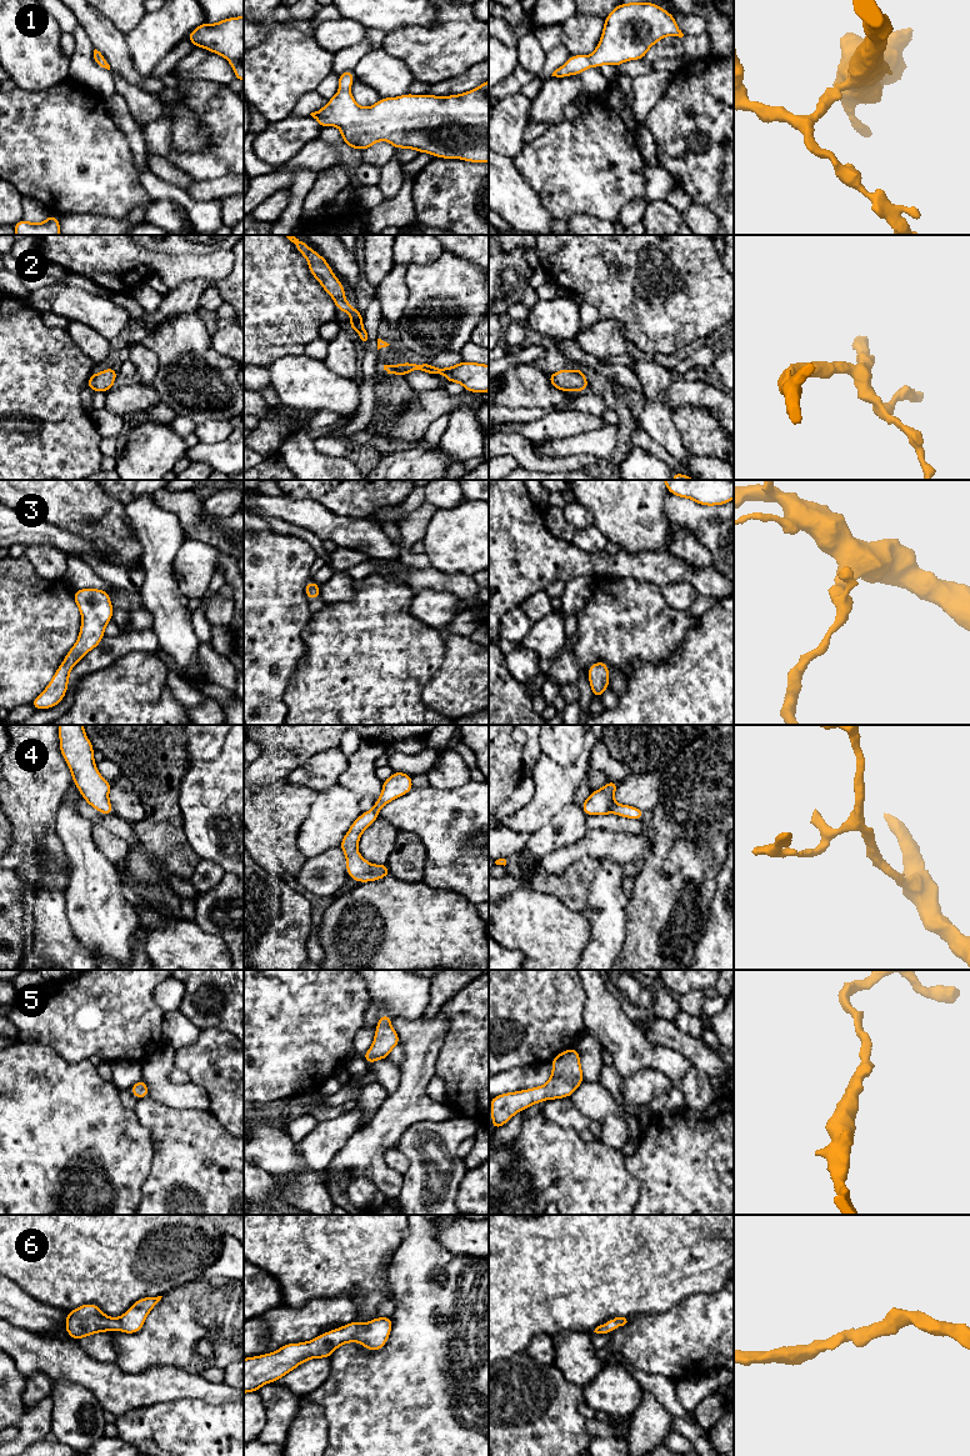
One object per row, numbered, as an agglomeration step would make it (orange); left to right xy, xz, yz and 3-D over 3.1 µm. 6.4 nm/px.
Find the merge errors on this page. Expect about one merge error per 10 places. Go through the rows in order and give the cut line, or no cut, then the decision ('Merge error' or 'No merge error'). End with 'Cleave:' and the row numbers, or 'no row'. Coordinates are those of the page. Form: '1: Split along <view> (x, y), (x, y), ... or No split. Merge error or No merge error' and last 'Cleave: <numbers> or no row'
1: No split. No merge error
2: No split. No merge error
3: No split. No merge error
4: No split. No merge error
5: No split. No merge error
6: No split. No merge error
Cleave: no row

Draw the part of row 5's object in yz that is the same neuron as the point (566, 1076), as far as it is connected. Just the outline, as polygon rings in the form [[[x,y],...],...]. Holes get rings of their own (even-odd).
[[[575,1046],[556,1055],[550,1062],[552,1075],[544,1086],[506,1092],[490,1099],[492,1129],[504,1126],[514,1115],[531,1105],[570,1097],[584,1082],[580,1055]]]

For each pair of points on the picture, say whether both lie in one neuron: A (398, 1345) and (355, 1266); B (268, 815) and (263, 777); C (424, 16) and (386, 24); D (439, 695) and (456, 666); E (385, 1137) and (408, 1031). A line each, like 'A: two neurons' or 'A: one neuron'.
A: two neurons
B: two neurons
C: one neuron
D: one neuron
E: one neuron

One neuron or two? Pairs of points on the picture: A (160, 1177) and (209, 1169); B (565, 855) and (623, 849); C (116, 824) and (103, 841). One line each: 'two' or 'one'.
A: one
B: one
C: two

